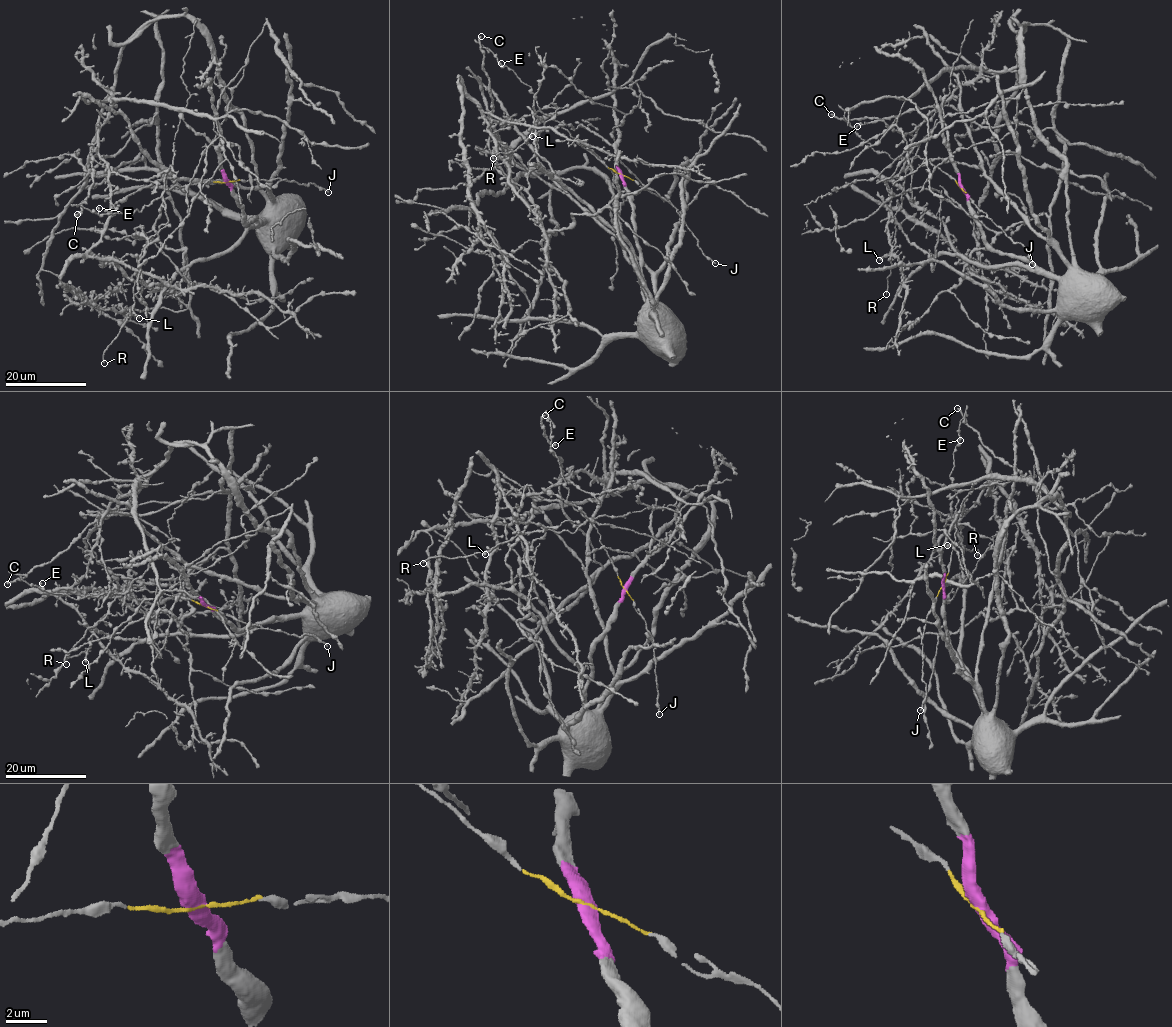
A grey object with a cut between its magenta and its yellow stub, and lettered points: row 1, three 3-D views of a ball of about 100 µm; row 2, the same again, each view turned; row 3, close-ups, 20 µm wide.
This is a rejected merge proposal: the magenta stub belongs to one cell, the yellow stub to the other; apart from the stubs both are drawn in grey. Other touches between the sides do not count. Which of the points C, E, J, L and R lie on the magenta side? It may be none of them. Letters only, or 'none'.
C

